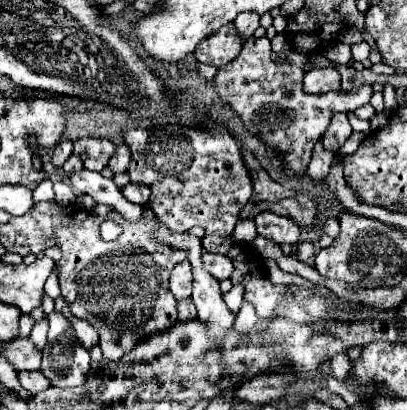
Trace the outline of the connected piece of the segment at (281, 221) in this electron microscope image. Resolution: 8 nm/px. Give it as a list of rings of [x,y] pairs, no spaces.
[[[262,211],[254,217],[254,223],[256,223],[256,231],[258,235],[266,237],[266,239],[272,239],[276,243],[290,243],[290,245],[296,245],[300,241],[300,233],[302,229],[288,217],[282,217],[282,215],[276,215],[272,211]]]

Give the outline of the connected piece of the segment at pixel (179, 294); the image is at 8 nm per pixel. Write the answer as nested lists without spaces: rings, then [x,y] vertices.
[[[180,261],[170,275],[170,291],[174,293],[176,299],[190,297],[192,293],[192,273],[188,261]]]

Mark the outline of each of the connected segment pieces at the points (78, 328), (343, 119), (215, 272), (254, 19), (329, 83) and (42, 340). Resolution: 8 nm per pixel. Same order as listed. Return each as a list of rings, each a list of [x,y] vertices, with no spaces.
[[[66,307],[62,309],[62,313],[68,317],[68,321],[72,321],[72,329],[74,329],[76,339],[80,341],[80,345],[82,345],[82,347],[90,349],[90,347],[94,347],[94,345],[98,343],[98,333],[96,333],[96,329],[94,329],[88,321],[78,319],[78,317],[76,317],[76,315],[72,315]]]
[[[336,113],[336,115],[332,117],[330,127],[328,127],[326,133],[322,135],[322,145],[324,145],[324,149],[328,149],[328,151],[338,151],[338,149],[346,143],[346,139],[350,137],[350,133],[352,133],[352,125],[350,125],[346,113]]]
[[[204,253],[204,267],[206,271],[216,277],[218,281],[222,279],[230,279],[232,271],[234,271],[234,259],[226,257],[226,255],[218,255],[218,253]]]
[[[240,13],[240,17],[236,17],[236,21],[234,21],[234,27],[236,27],[240,39],[248,41],[252,37],[252,33],[258,29],[258,21],[260,21],[260,17],[254,13]]]
[[[334,67],[312,69],[304,75],[306,93],[328,93],[334,89],[340,89],[340,73]]]
[[[46,319],[36,321],[34,327],[32,327],[32,331],[30,331],[30,341],[34,343],[34,347],[38,351],[42,351],[44,345],[46,345],[46,331],[48,331],[48,321]]]

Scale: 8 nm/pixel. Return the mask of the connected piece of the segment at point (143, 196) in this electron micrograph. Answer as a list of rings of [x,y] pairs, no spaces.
[[[130,183],[128,187],[122,189],[124,197],[132,203],[140,203],[140,205],[148,205],[150,201],[150,189],[144,187],[144,185],[136,185],[136,183]]]

